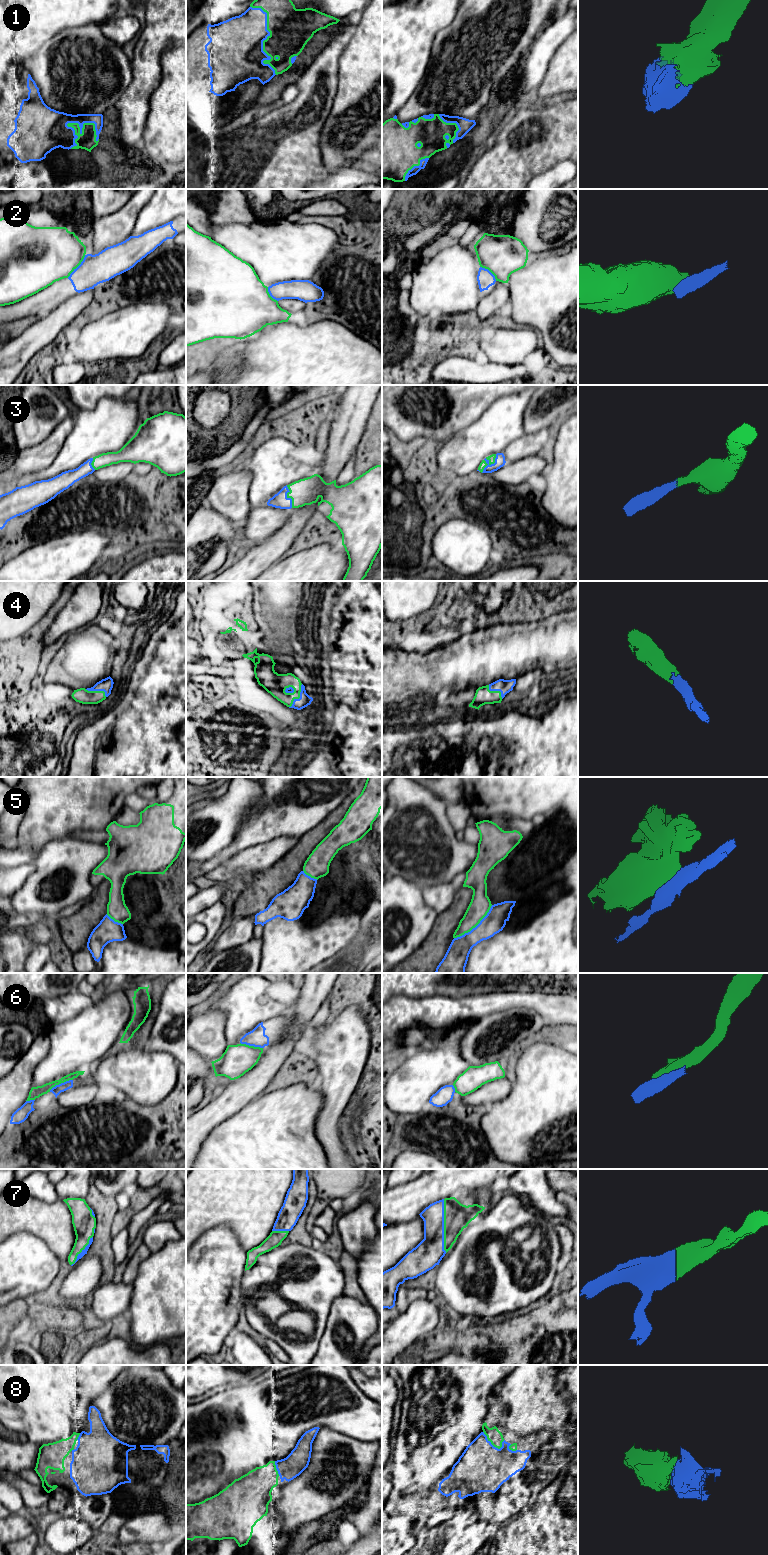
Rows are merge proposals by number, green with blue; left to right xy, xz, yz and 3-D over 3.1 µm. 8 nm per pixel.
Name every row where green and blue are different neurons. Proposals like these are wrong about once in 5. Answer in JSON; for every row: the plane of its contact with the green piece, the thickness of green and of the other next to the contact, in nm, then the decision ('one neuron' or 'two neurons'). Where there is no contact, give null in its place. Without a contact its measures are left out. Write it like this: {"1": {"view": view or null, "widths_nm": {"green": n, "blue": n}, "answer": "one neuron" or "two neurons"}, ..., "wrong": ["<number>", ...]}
{"1": {"view": "xy", "widths_nm": {"green": 140, "blue": 380}, "answer": "one neuron"}, "2": {"view": "xy", "widths_nm": {"green": 440, "blue": 240}, "answer": "two neurons"}, "3": {"view": "yz", "widths_nm": {"green": 60, "blue": 80}, "answer": "one neuron"}, "4": {"view": "xz", "widths_nm": {"green": 170, "blue": 90}, "answer": "one neuron"}, "5": {"view": "yz", "widths_nm": {"green": 170, "blue": 180}, "answer": "one neuron"}, "6": {"view": "xy", "widths_nm": {"green": 90, "blue": 70}, "answer": "two neurons"}, "7": {"view": "yz", "widths_nm": {"green": 220, "blue": 220}, "answer": "one neuron"}, "8": {"view": "yz", "widths_nm": {"green": 110, "blue": 380}, "answer": "one neuron"}, "wrong": ["2", "6"]}

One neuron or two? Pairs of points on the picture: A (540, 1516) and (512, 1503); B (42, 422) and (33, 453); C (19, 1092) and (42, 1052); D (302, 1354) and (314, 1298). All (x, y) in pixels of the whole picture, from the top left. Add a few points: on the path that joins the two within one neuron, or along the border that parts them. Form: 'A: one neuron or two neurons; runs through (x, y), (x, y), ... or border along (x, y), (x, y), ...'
A: two neurons; border along (519, 1511), (507, 1521)
B: two neurons; border along (54, 429), (37, 444), (25, 447), (19, 451)
C: one neuron; runs through (19, 1082), (23, 1070), (32, 1061)
D: one neuron; runs through (314, 1340), (319, 1329), (319, 1312)

